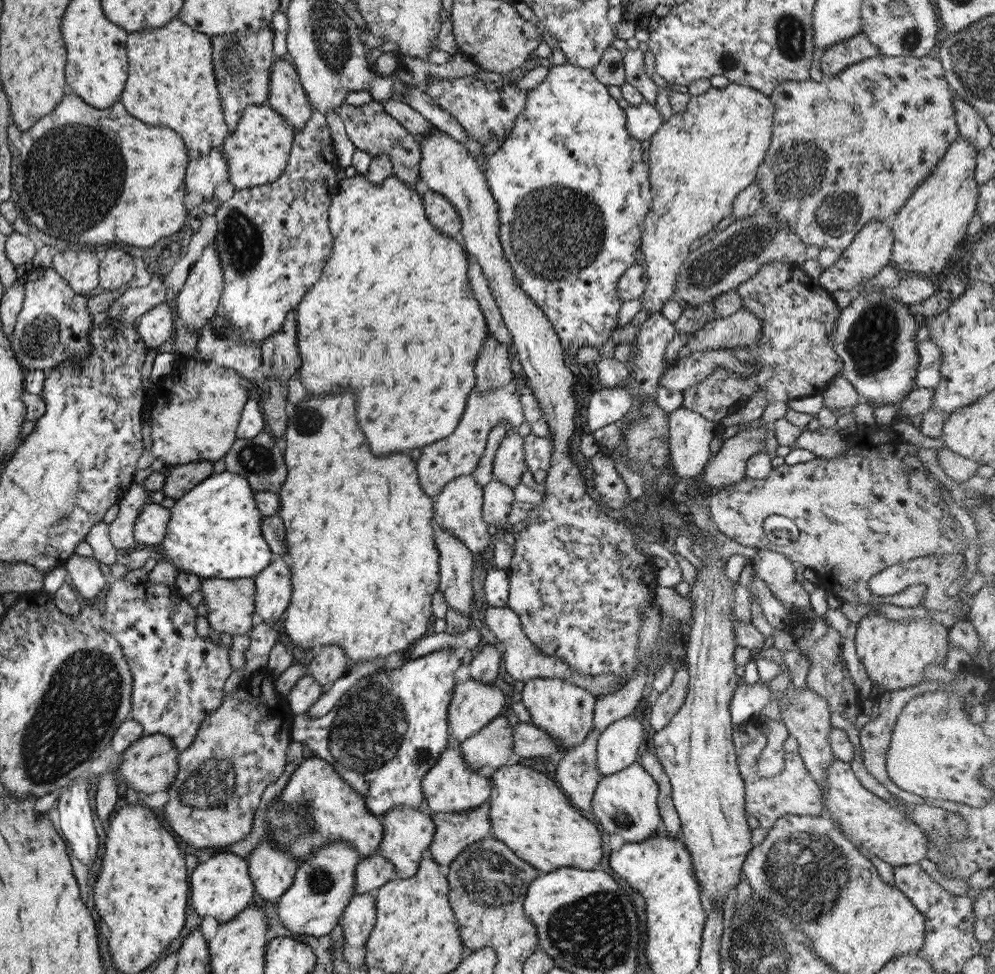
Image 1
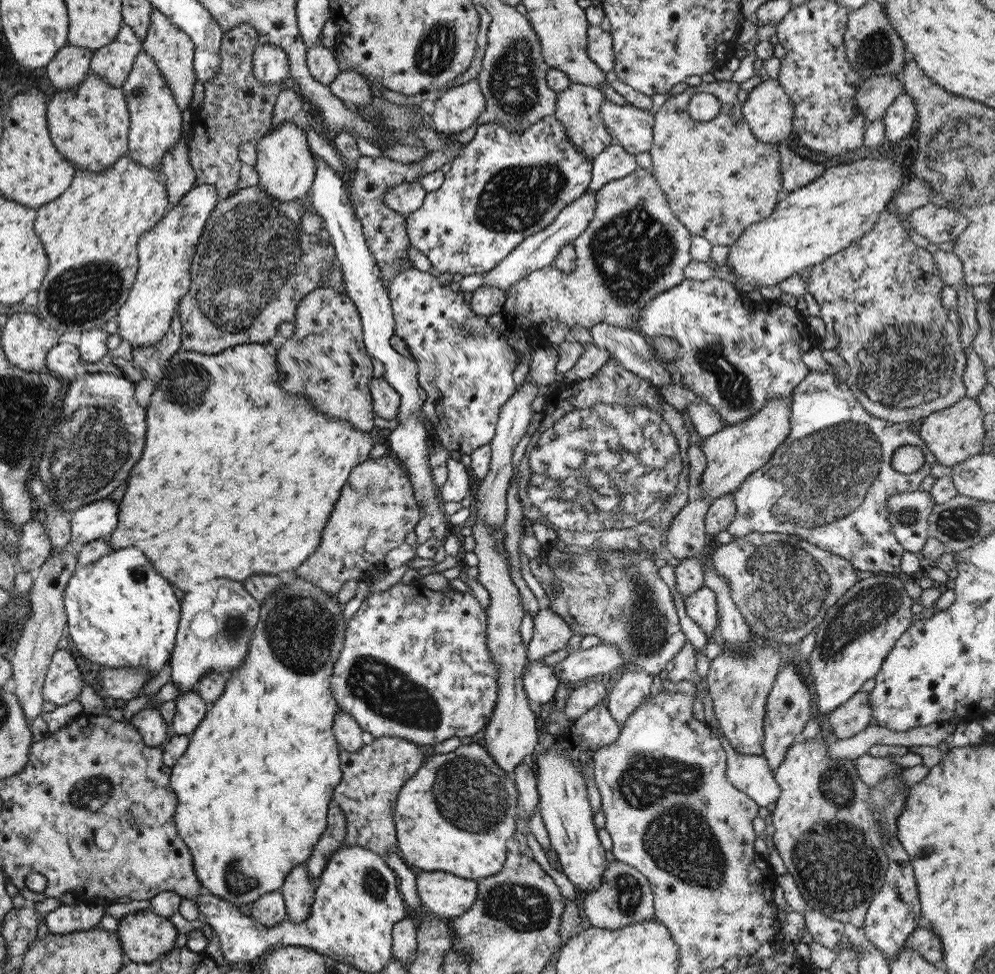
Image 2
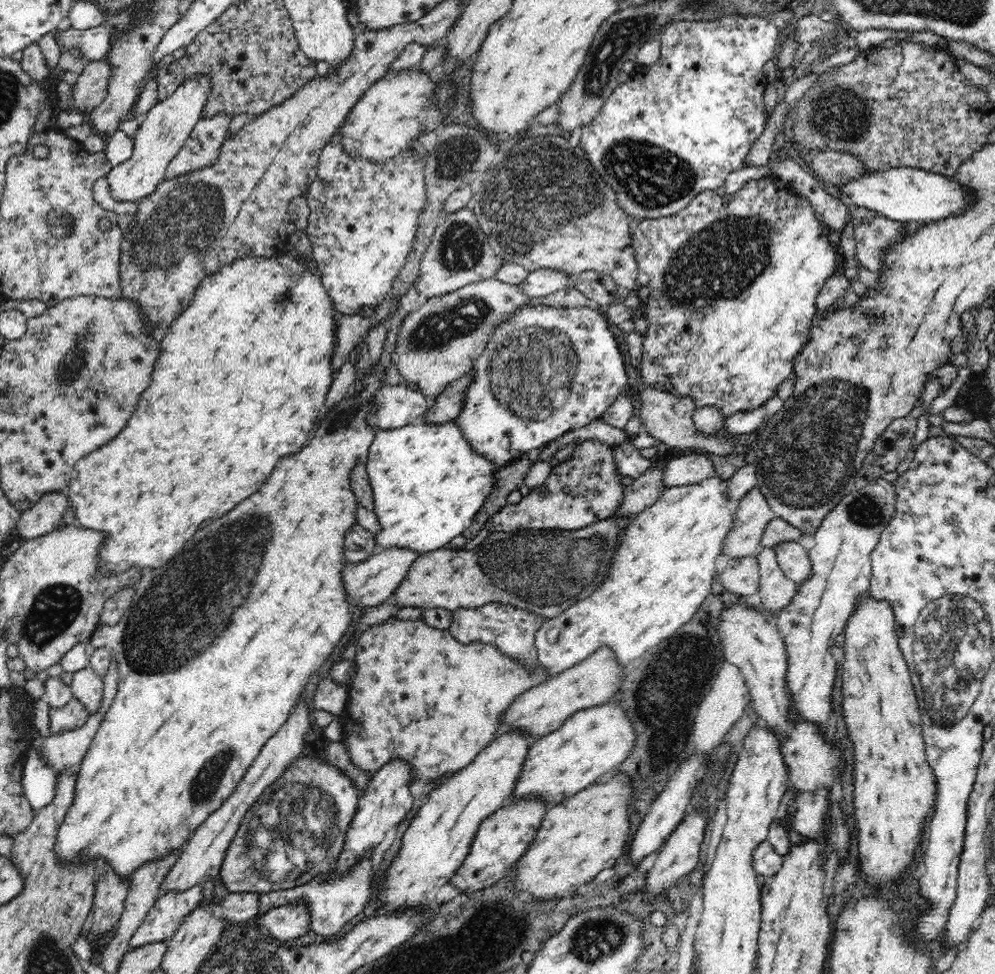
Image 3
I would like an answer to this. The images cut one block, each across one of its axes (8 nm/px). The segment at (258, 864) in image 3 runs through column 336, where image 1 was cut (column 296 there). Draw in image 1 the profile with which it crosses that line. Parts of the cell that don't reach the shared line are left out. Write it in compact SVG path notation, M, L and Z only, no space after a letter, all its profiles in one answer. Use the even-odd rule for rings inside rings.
M307 753L307 758L306 754L303 756L301 763L293 770L281 794L267 809L264 822L265 830L272 831L276 843L285 849L286 853L289 853L297 863L312 857L318 848L324 847L331 841L347 841L362 859L377 852L382 839L381 819L374 817L367 810L361 796L338 776L333 765L323 759L311 756L309 753Z

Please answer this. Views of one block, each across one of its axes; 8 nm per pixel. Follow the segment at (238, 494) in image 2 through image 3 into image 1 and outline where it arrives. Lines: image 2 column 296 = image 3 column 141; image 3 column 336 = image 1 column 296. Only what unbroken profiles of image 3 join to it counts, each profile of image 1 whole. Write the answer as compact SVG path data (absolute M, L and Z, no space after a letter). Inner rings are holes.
M357 173L357 176L344 178L337 183L336 193L332 195L330 202L327 226L332 234L332 247L330 257L326 258L325 266L319 278L310 286L310 289L302 296L296 308L296 341L299 358L299 380L305 386L309 394L305 397L339 392L339 388L353 388L357 392L357 404L355 404L355 418L359 428L363 430L369 448L375 456L389 454L389 452L410 451L412 448L423 448L447 438L457 427L462 418L467 395L475 384L473 369L479 351L485 342L487 325L484 321L481 309L473 298L467 269L468 255L464 246L457 244L453 237L441 234L433 230L433 226L427 222L426 212L423 208L422 197L419 190L412 189L393 174L389 175L381 184L373 185L369 182L365 173Z

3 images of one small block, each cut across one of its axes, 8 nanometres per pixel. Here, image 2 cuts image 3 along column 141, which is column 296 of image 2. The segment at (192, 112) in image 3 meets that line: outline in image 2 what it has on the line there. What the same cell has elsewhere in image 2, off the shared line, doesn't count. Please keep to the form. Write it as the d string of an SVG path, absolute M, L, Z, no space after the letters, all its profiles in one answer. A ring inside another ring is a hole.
M293 120L283 122L279 127L268 130L261 138L255 141L255 170L259 176L257 188L273 196L273 200L279 202L291 202L298 200L307 194L313 175L315 175L315 160L305 140L305 130L297 126Z

